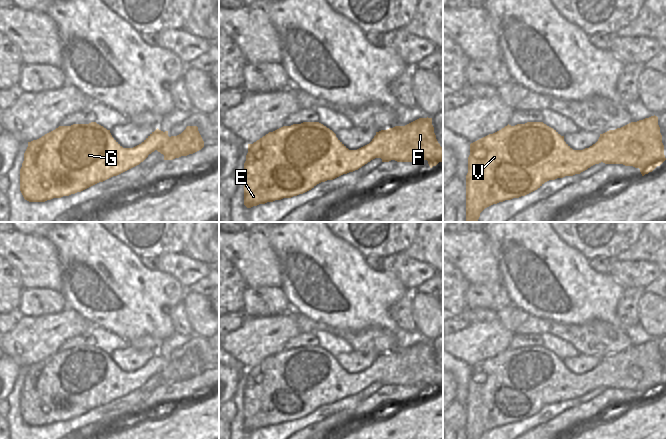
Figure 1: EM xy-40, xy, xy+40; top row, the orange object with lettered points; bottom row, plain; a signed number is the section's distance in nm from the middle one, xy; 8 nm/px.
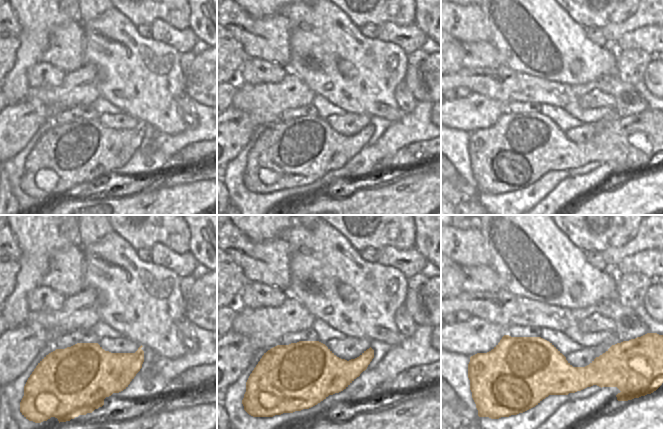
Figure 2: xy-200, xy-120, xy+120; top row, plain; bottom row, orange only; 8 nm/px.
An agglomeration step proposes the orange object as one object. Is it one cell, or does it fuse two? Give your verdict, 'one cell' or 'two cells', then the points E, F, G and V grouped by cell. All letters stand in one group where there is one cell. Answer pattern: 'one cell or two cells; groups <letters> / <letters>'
one cell; groups E F G V

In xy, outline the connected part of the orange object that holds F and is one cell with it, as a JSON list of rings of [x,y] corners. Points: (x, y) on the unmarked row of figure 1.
[[[419,342],[405,350],[395,350],[376,356],[369,368],[357,374],[349,374],[332,354],[319,346],[303,346],[301,348],[283,350],[273,356],[269,356],[253,368],[248,368],[248,377],[244,387],[244,429],[247,432],[251,432],[259,428],[303,418],[321,406],[333,404],[343,398],[358,394],[375,382],[381,382],[382,386],[391,384],[397,386],[427,384],[430,392],[442,386],[443,372],[436,363],[432,342]]]

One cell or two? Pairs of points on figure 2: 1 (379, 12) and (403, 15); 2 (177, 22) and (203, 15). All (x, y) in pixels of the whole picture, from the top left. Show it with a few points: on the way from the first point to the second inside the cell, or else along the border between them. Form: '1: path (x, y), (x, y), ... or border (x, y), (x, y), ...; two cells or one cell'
1: path (385, 12), (397, 12); one cell
2: border (190, 10), (187, 26); two cells

